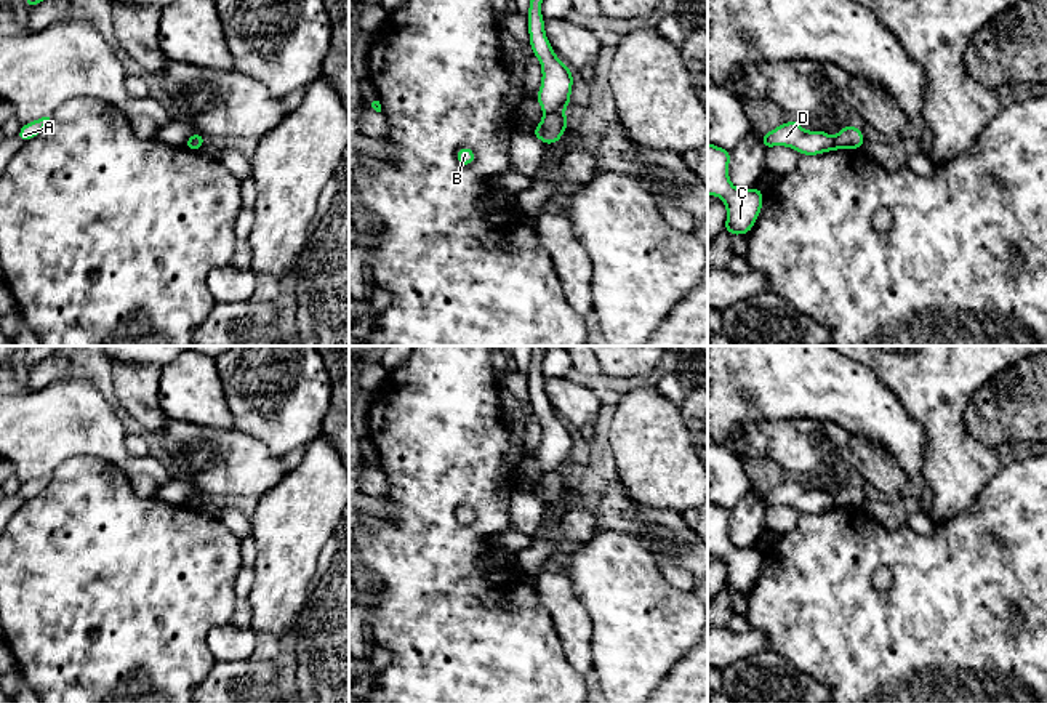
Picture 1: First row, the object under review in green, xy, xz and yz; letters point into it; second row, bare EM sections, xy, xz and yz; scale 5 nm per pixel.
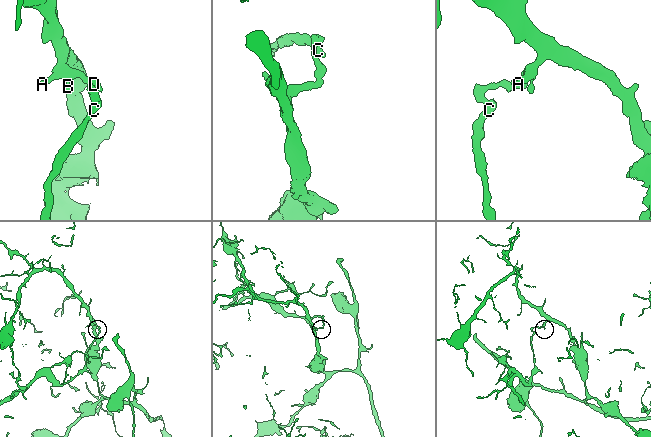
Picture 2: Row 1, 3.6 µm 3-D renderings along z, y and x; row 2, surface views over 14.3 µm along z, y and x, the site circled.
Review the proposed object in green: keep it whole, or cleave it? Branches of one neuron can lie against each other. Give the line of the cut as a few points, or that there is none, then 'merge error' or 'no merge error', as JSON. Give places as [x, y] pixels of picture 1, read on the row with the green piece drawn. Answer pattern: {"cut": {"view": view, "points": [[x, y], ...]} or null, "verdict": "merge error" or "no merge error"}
{"cut": {"view": "xz", "points": [[562, 111], [545, 114]]}, "verdict": "merge error"}

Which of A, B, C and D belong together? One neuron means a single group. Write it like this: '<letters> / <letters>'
A B / C D

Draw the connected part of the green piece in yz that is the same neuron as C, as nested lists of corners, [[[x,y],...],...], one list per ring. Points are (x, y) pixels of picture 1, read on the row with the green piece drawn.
[[[708,143],[708,194],[725,202],[724,231],[735,237],[751,232],[762,210],[764,192],[759,187],[736,189],[728,179],[730,159],[730,151]]]

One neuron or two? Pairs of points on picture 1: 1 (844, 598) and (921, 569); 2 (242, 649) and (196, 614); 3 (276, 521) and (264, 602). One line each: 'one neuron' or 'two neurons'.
1: one neuron
2: two neurons
3: one neuron

